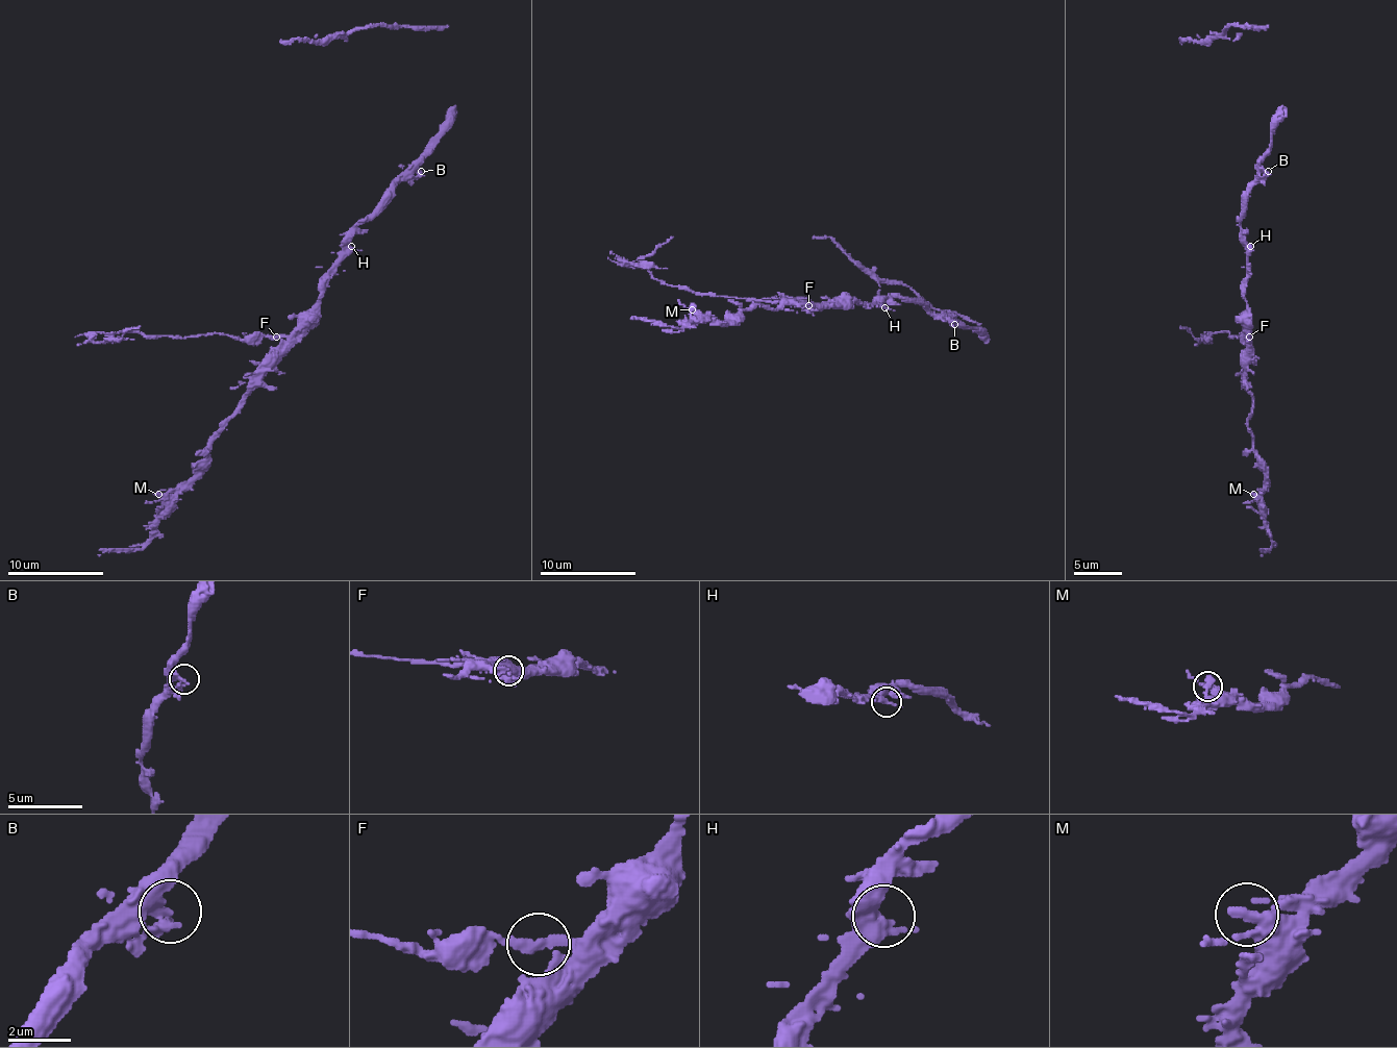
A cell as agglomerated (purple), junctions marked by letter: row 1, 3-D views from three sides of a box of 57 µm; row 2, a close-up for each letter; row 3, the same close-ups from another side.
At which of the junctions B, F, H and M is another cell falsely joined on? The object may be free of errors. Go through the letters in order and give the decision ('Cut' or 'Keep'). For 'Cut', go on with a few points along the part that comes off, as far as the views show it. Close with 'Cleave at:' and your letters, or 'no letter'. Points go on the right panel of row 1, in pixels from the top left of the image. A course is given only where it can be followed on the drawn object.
B: Keep
F: Cut. Course of the part to remove: (1248, 338), (1246, 340), (1241, 332), (1239, 338), (1226, 332), (1195, 338), (1180, 325)
H: Keep
M: Keep
Cleave at: F

